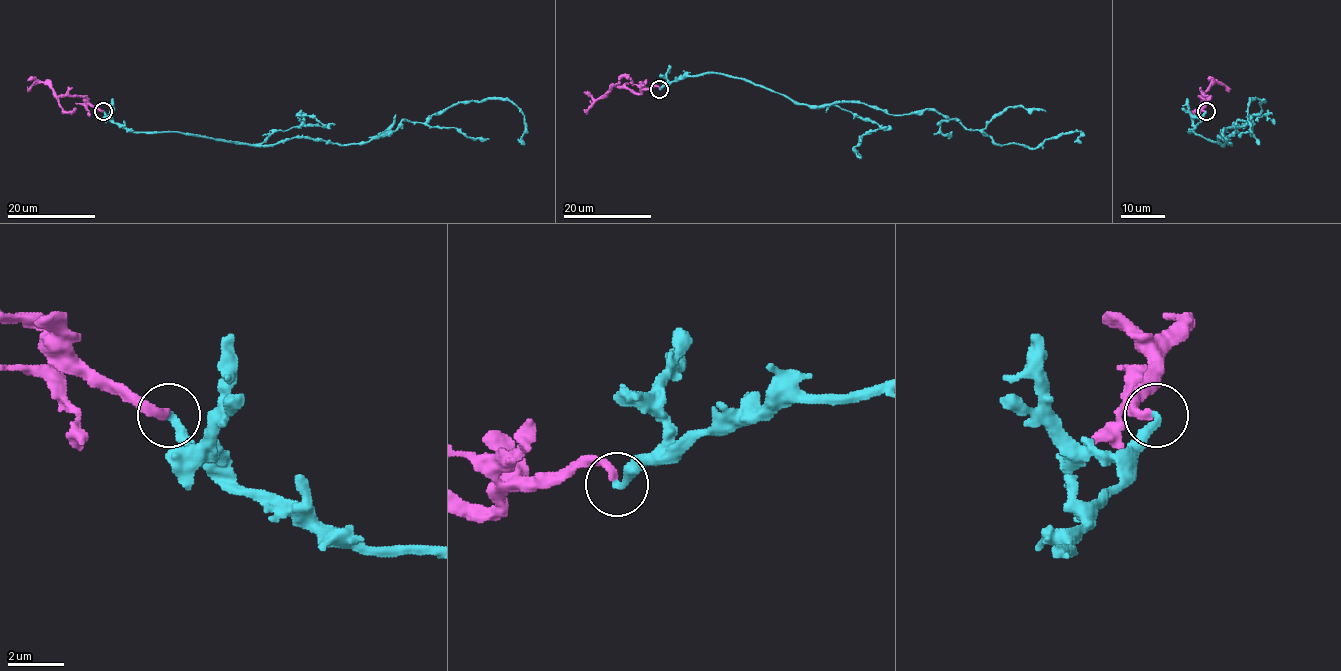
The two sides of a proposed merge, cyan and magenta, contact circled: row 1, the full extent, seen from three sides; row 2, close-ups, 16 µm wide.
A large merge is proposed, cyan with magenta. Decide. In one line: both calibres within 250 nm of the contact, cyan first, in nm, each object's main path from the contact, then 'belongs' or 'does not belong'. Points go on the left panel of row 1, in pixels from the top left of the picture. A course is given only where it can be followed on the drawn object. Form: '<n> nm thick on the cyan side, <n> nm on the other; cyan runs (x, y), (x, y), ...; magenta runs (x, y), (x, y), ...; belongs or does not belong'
320 nm thick on the cyan side, 320 nm on the other; cyan runs (103, 111), (134, 131), (353, 144), (457, 103), (506, 99), (524, 117), (524, 144); magenta runs (103, 111), (83, 97), (57, 96), (42, 82), (36, 82), (27, 91); belongs

